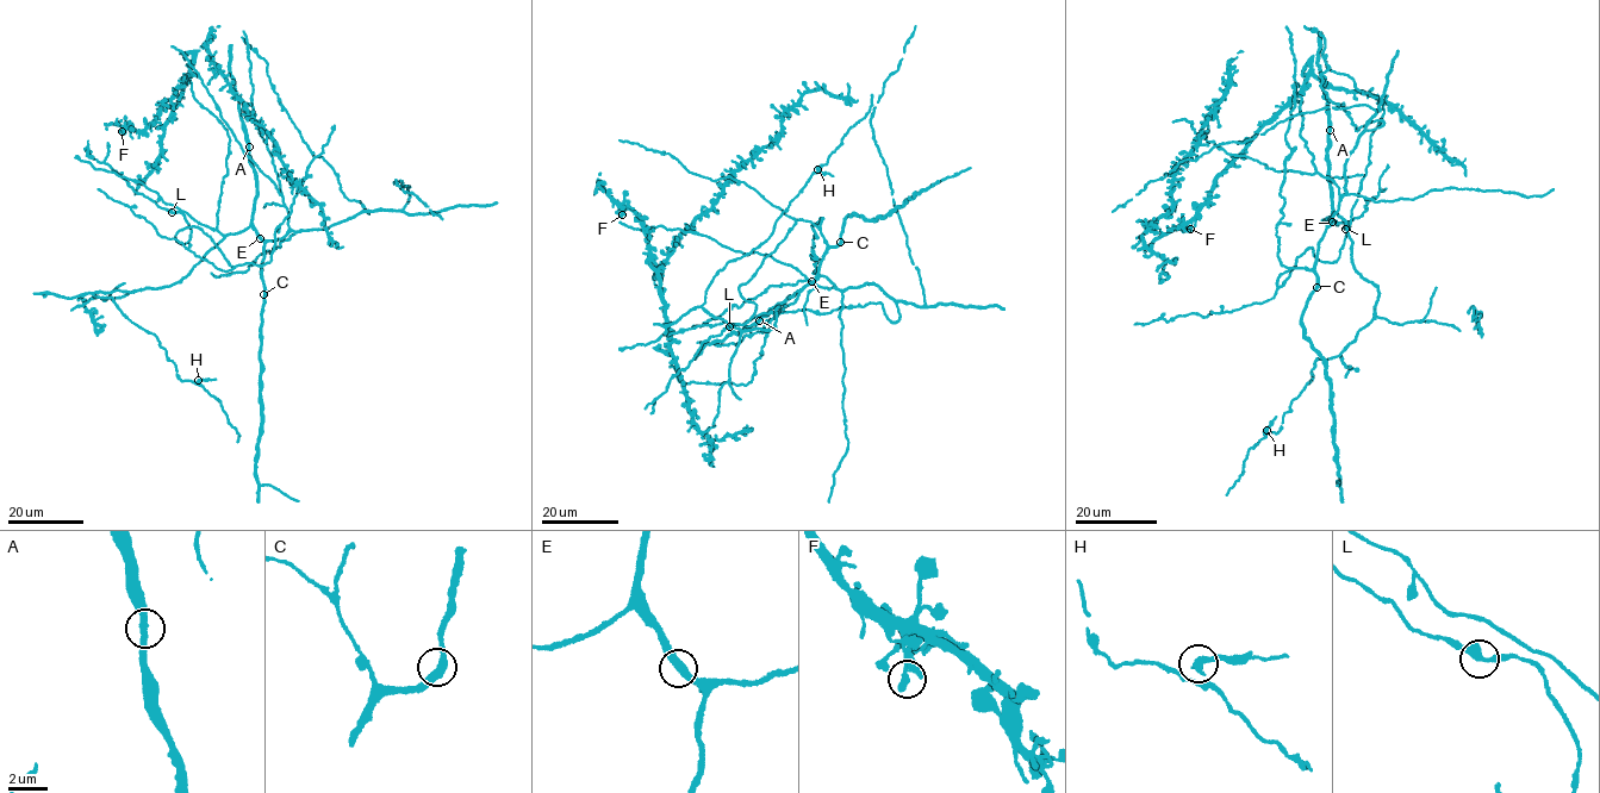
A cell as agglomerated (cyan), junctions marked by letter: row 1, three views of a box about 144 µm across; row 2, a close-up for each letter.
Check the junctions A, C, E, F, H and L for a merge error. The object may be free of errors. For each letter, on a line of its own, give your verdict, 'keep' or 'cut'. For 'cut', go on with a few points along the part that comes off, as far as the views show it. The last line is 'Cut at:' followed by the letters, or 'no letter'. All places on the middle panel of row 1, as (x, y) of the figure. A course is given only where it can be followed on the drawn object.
A: keep
C: keep
E: keep
F: keep
H: cut; course (817, 169), (833, 176)
L: keep
Cut at: H

